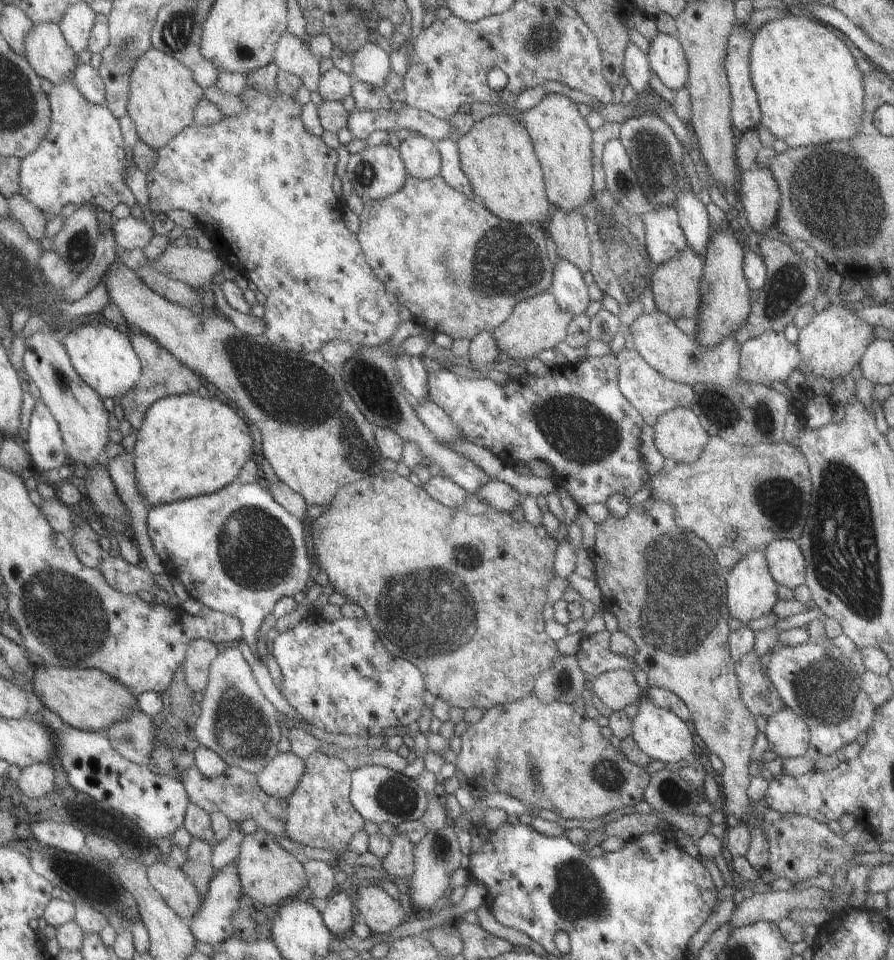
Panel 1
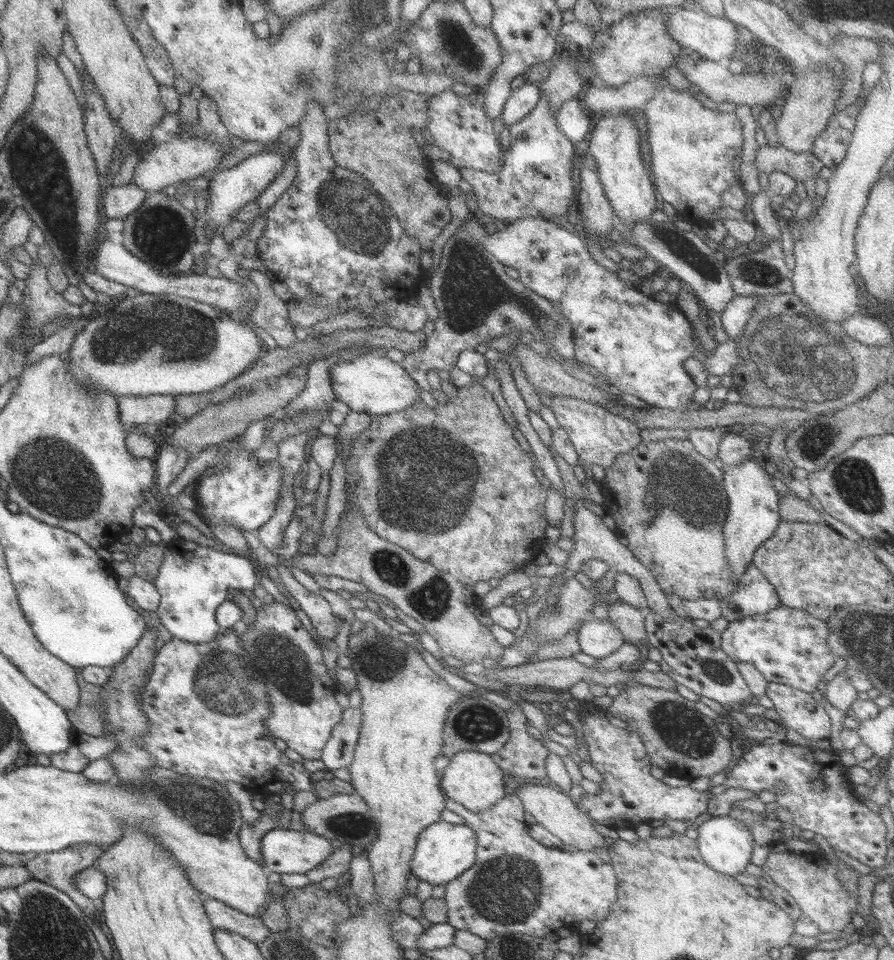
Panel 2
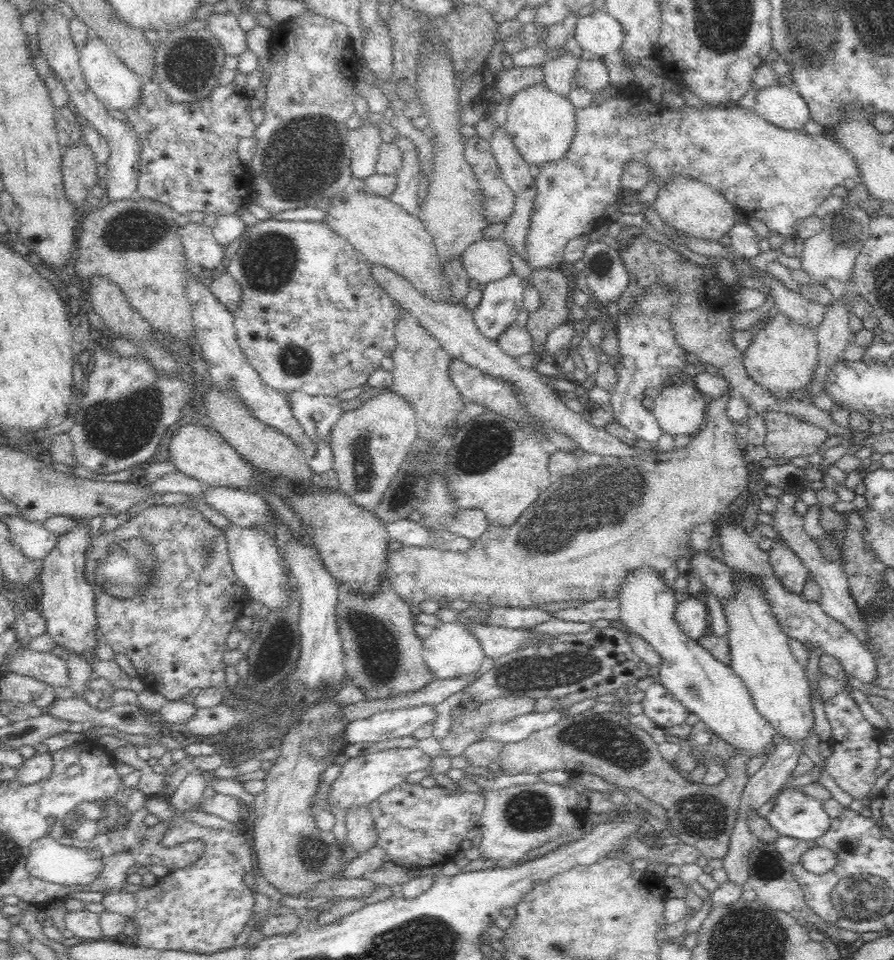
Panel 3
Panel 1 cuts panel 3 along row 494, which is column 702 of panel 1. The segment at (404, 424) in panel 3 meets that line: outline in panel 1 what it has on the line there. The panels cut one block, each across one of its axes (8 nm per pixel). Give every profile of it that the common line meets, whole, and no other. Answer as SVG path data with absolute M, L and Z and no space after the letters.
M656 310L636 318L628 326L633 336L634 350L660 374L677 383L696 383L730 387L739 380L740 346L734 339L724 340L714 347L700 346L694 337L686 335L666 314Z

